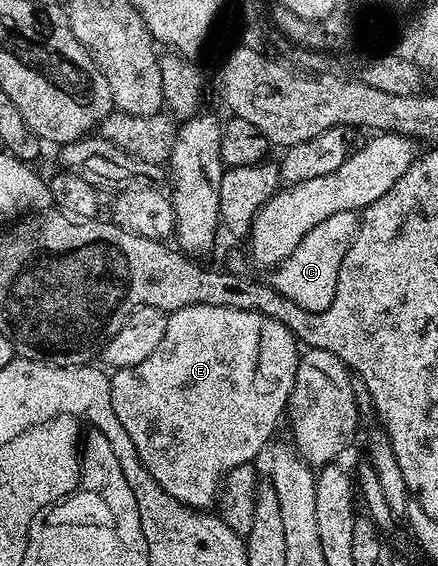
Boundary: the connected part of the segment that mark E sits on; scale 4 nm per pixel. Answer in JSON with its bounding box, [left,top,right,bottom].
[111,304,298,510]

